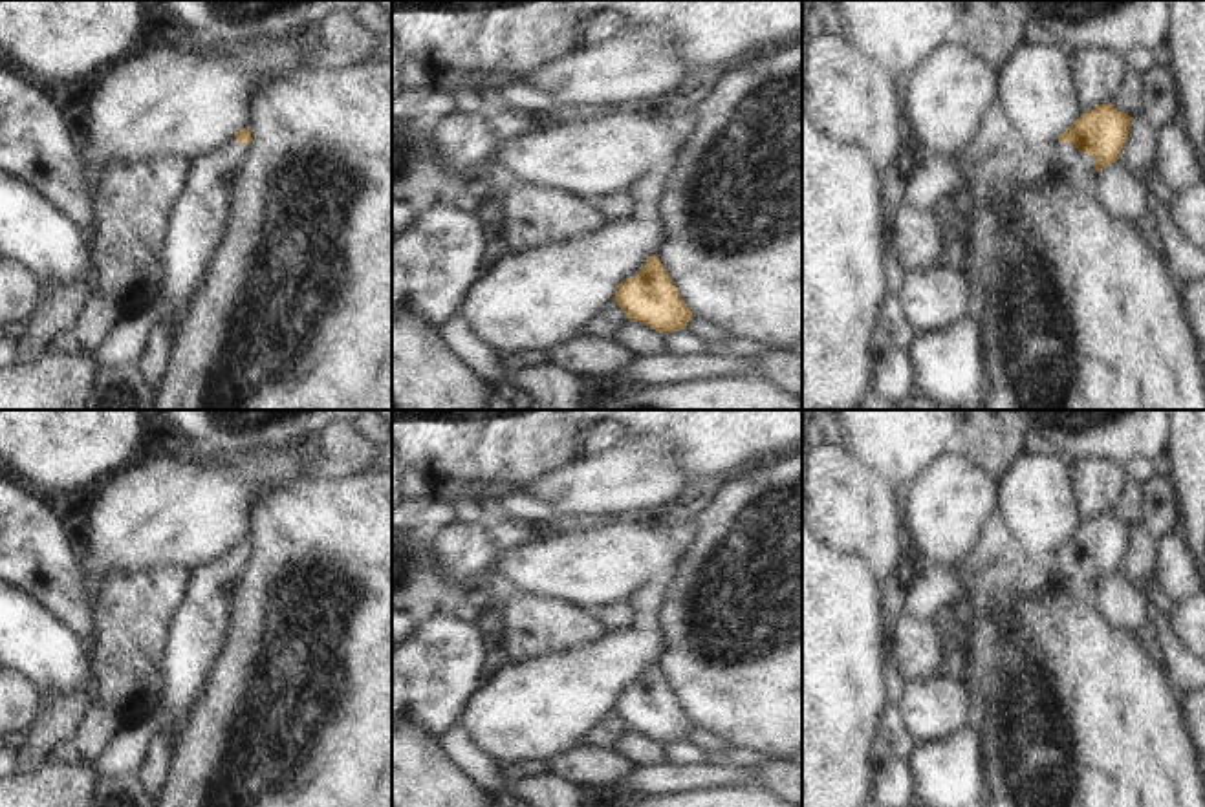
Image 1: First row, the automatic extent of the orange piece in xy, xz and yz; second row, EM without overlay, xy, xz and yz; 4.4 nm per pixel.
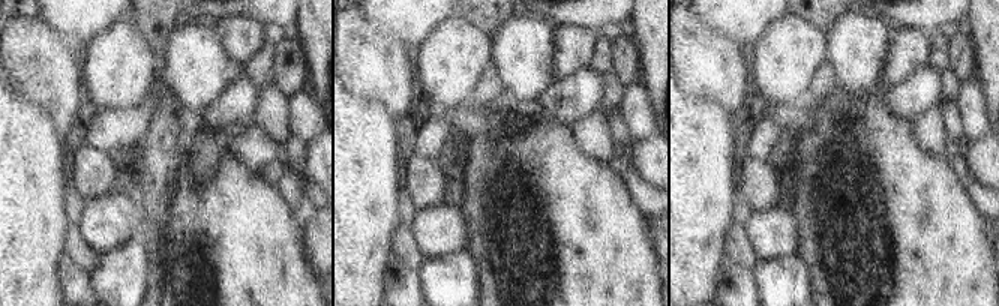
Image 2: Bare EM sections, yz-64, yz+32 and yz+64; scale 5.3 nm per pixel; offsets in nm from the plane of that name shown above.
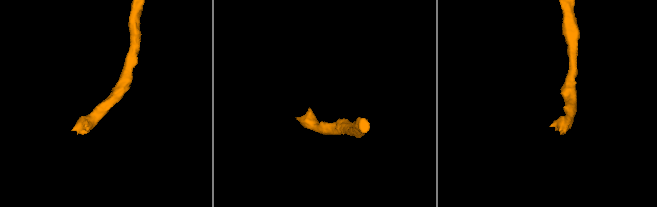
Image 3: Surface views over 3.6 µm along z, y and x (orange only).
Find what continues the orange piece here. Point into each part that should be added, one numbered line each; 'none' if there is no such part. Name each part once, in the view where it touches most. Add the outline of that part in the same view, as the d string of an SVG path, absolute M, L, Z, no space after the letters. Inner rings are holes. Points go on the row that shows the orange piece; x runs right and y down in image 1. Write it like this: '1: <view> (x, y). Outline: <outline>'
1: yz (1068, 156). Outline: M1057 143L1051 150L1053 157L1073 174L1095 174L1095 159L1091 156L1080 154L1069 143Z

